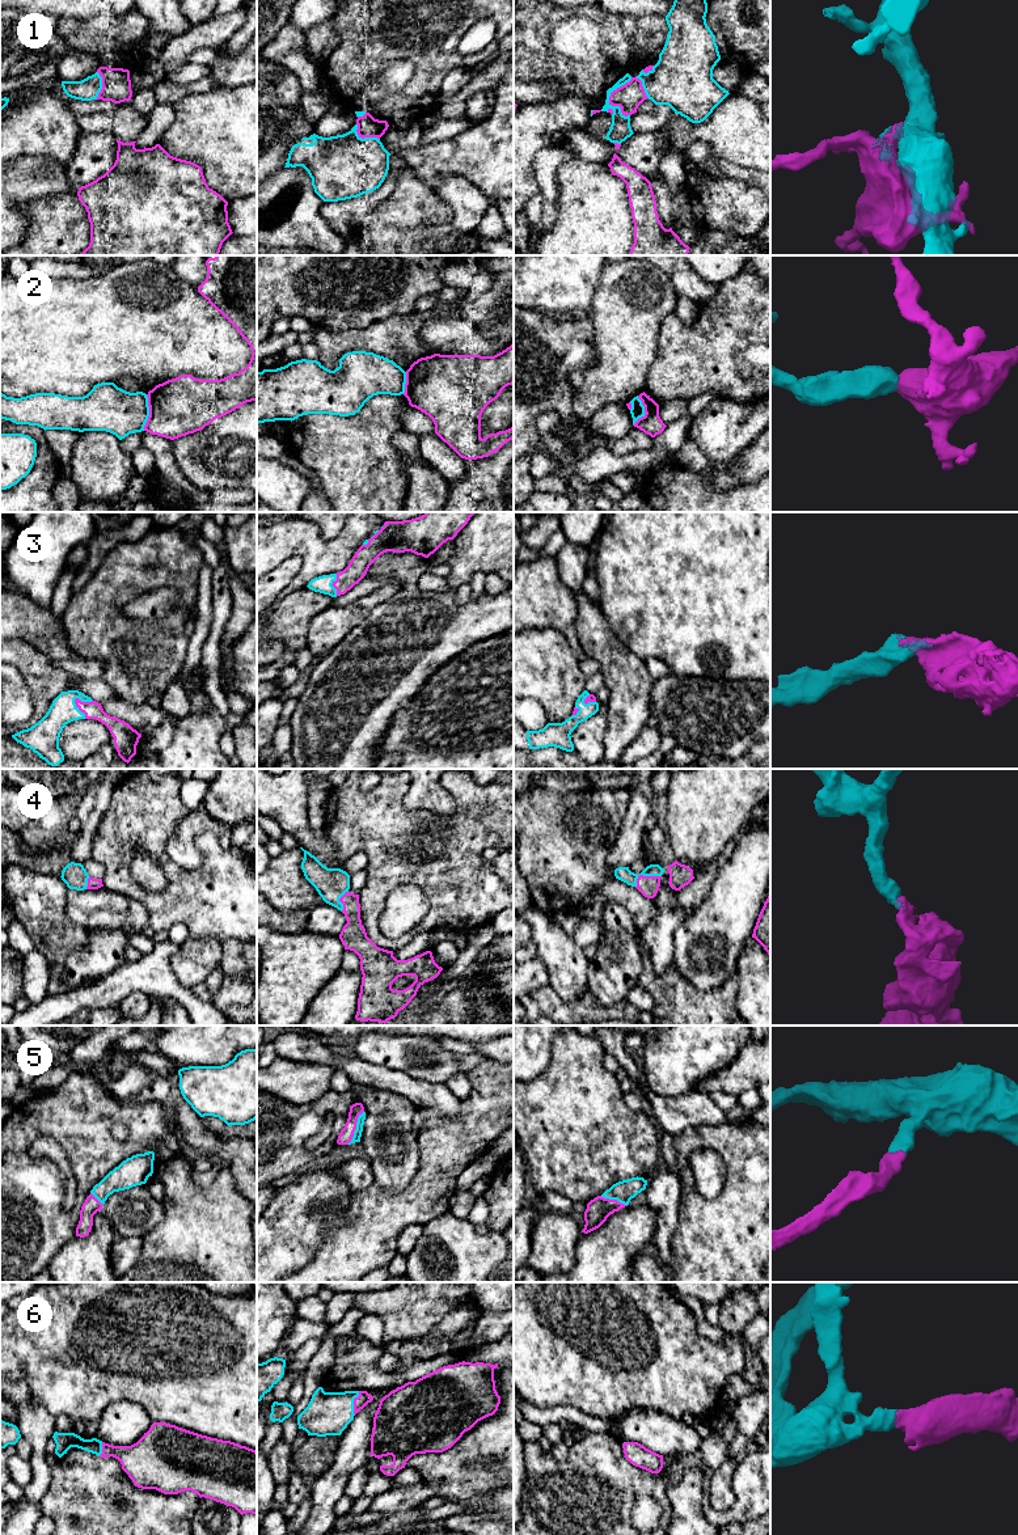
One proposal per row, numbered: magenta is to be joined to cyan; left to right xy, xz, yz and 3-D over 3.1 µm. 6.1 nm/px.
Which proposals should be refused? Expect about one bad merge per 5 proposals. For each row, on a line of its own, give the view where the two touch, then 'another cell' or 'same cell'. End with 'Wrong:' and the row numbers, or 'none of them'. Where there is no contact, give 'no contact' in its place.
1: yz | same cell
2: xy | another cell
3: xy | same cell
4: yz | same cell
5: xz | same cell
6: xz | same cell
Wrong: 2

